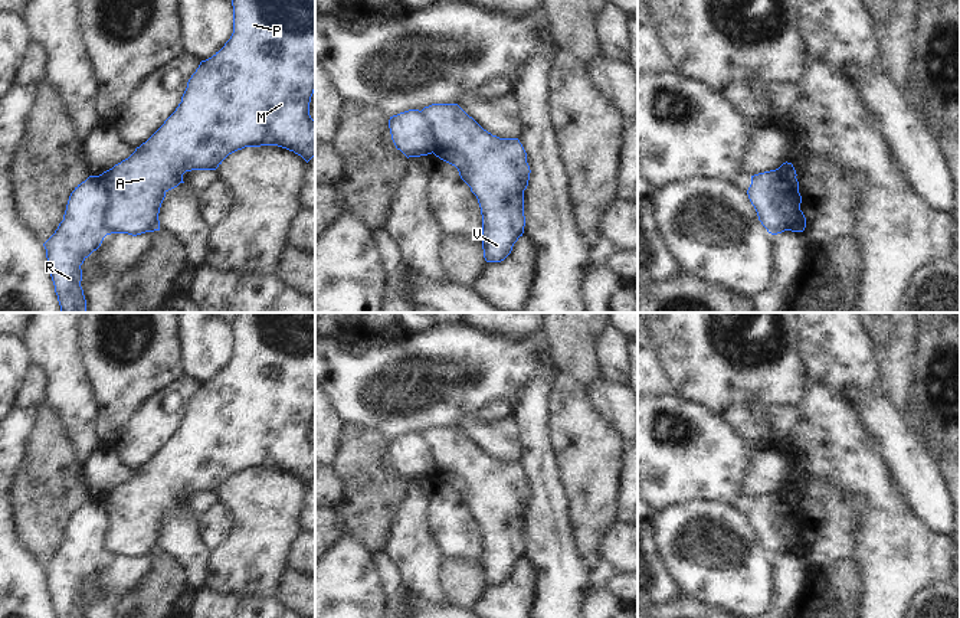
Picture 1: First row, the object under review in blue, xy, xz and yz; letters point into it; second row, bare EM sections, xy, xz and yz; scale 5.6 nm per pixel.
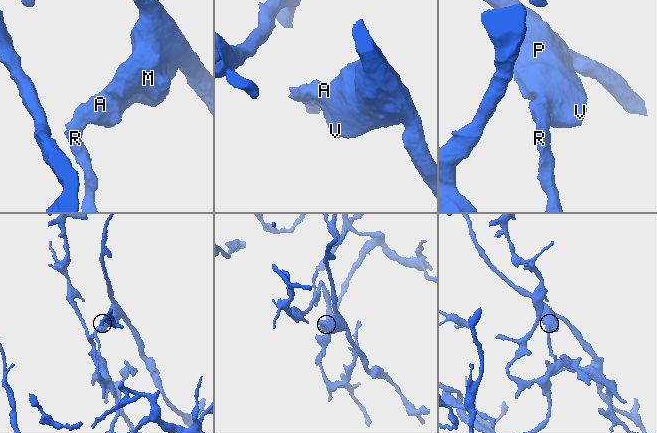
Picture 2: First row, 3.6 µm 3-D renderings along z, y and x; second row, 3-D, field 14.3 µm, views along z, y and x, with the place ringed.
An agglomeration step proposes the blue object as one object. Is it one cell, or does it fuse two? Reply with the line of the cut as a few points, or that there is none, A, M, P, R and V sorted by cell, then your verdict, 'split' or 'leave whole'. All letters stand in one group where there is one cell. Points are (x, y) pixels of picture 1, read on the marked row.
xy (97, 176), (108, 202), (105, 213), (107, 234) | A M P V / R | split

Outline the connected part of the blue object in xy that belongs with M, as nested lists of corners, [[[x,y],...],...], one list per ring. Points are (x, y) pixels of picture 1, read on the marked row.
[[[232,0],[233,33],[225,46],[212,58],[201,61],[187,82],[181,102],[164,124],[135,151],[112,169],[98,176],[108,197],[105,213],[107,235],[128,233],[132,236],[160,230],[158,213],[166,193],[183,182],[183,174],[191,170],[216,170],[232,153],[245,147],[278,145],[301,156],[307,163],[315,156],[315,121],[309,115],[309,102],[315,91],[315,0]]]

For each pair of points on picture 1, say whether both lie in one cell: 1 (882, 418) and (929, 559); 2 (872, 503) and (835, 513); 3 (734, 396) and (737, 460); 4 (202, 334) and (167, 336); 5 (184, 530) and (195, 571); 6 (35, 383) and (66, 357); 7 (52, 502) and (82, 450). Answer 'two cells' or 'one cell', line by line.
1: two cells
2: two cells
3: two cells
4: two cells
5: one cell
6: two cells
7: two cells

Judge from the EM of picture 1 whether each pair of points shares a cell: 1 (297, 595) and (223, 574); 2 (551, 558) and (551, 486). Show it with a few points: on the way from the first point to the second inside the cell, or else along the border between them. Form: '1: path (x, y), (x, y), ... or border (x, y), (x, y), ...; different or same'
1: border (287, 566), (275, 597); different
2: path (550, 540), (550, 503); same

